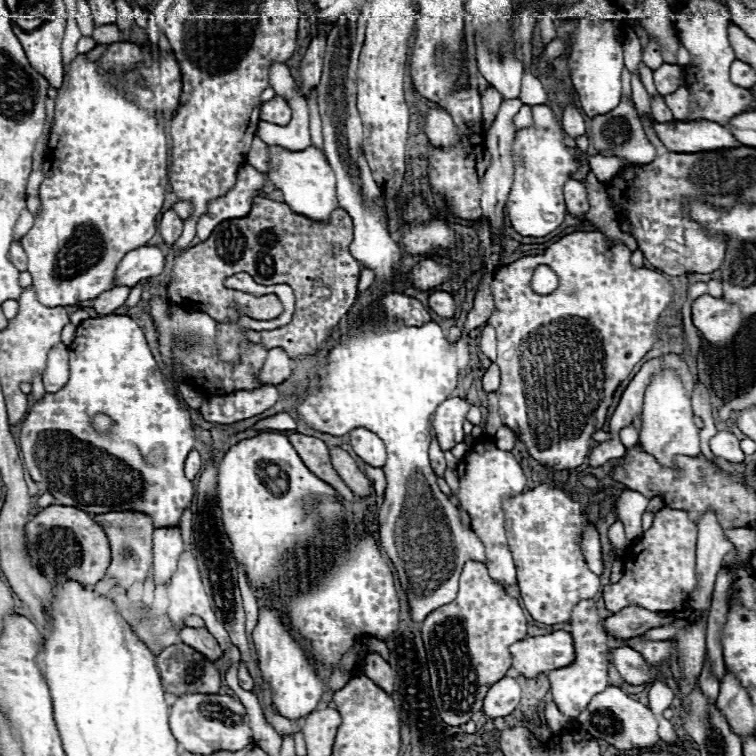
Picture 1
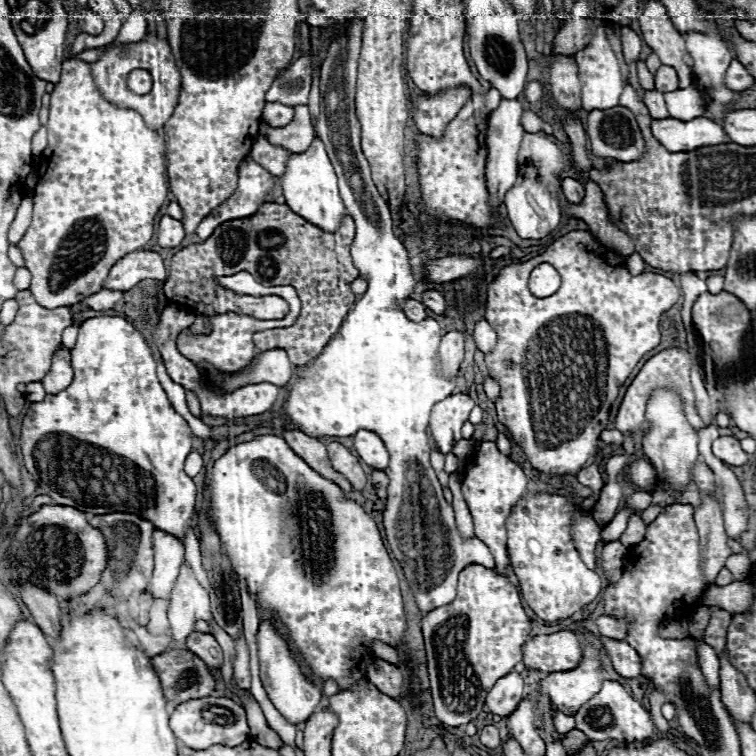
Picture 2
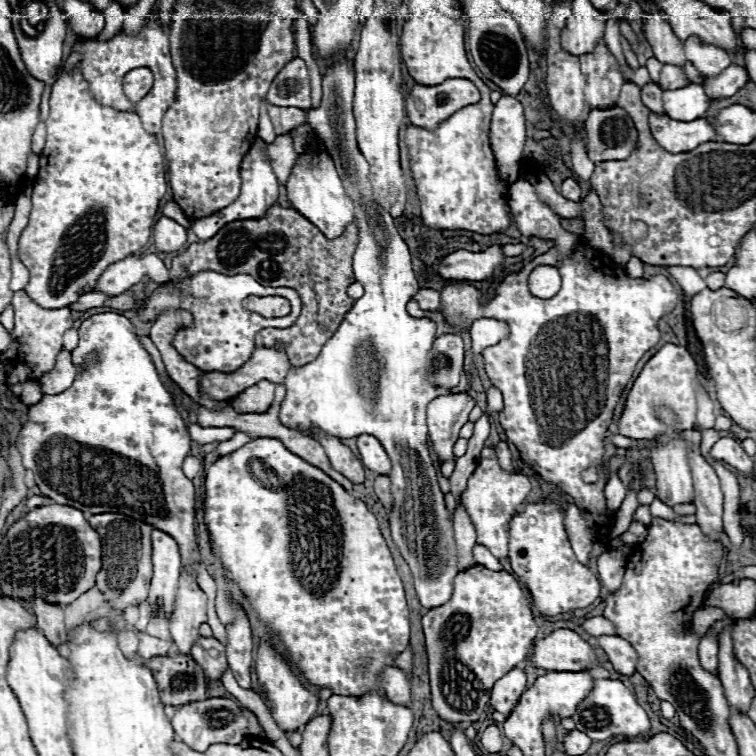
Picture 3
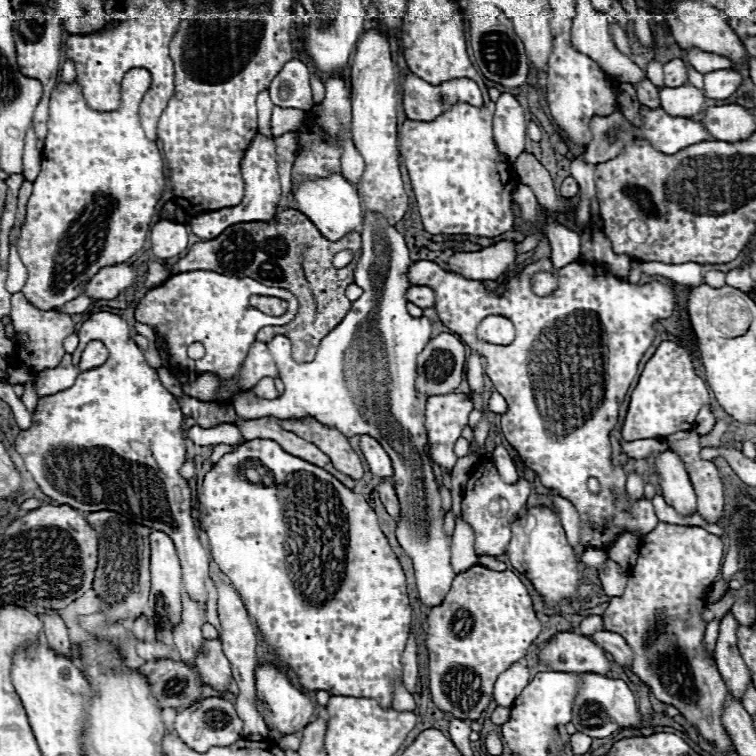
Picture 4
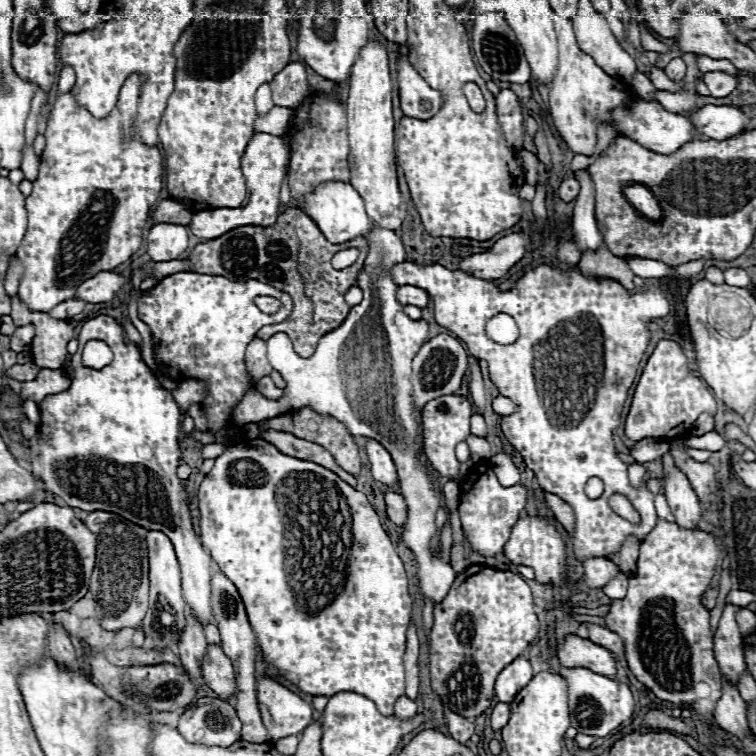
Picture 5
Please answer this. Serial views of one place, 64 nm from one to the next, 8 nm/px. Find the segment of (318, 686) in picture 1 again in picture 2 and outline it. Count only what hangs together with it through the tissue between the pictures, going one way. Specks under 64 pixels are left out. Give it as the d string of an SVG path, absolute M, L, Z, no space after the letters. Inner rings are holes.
M264 620L260 624L258 630L258 658L260 658L260 678L262 678L262 686L268 692L268 698L272 700L272 704L276 706L276 710L286 718L286 722L290 724L300 724L306 722L318 702L320 702L320 690L304 676L300 664L294 660L294 654L290 652L286 640L272 628L270 620Z

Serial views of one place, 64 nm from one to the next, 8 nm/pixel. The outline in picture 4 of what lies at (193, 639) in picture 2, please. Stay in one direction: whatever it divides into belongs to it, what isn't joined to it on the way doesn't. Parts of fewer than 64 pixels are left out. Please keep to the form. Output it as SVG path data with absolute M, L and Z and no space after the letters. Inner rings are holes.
M204 640L196 656L196 670L200 672L204 684L212 686L218 692L228 692L232 670L230 662L222 654L220 640Z

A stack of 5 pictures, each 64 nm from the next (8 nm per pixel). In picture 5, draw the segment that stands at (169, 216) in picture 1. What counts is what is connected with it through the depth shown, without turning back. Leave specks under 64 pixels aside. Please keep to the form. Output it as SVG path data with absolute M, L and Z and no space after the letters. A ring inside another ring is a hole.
M156 224L148 232L148 256L154 262L168 262L180 258L188 250L186 226Z

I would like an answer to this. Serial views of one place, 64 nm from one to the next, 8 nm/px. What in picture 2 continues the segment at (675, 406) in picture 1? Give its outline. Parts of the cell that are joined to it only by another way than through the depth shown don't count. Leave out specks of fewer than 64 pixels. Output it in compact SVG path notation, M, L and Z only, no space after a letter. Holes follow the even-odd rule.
M656 390L652 394L646 406L646 416L652 422L652 428L644 434L644 454L650 458L658 472L658 484L652 492L652 502L660 506L670 506L690 484L690 470L698 458L698 434L686 422L682 400L670 390Z

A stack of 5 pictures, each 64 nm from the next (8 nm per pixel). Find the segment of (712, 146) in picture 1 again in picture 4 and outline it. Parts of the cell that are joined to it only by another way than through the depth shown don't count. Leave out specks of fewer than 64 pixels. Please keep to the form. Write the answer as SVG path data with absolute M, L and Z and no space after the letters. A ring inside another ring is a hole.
M642 106L640 112L644 126L632 126L634 138L648 140L662 154L676 154L686 146L712 138L700 122L694 122L690 118L668 116L662 108L648 106Z

